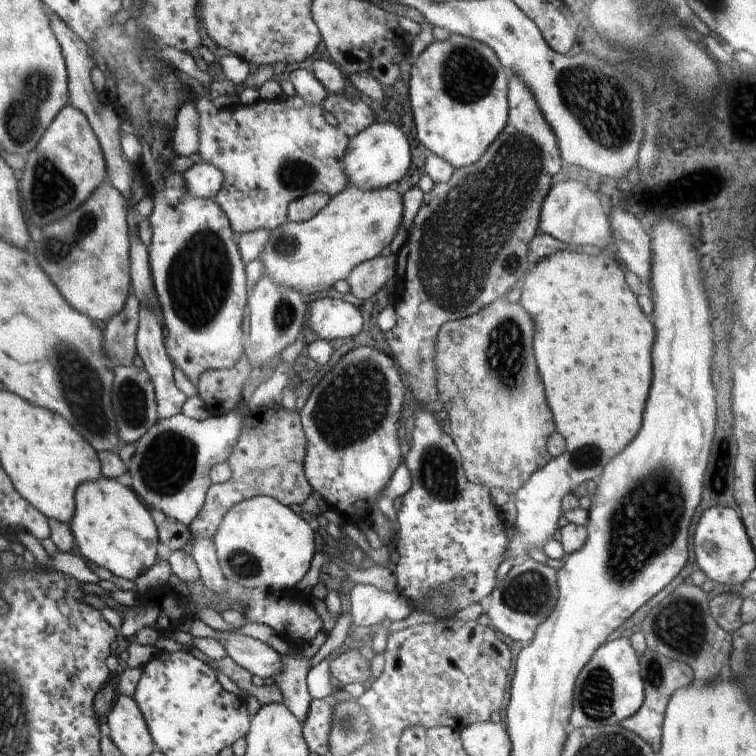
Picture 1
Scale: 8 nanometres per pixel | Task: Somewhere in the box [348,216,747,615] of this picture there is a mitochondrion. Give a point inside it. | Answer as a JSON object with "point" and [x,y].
{"point":[647,521]}

